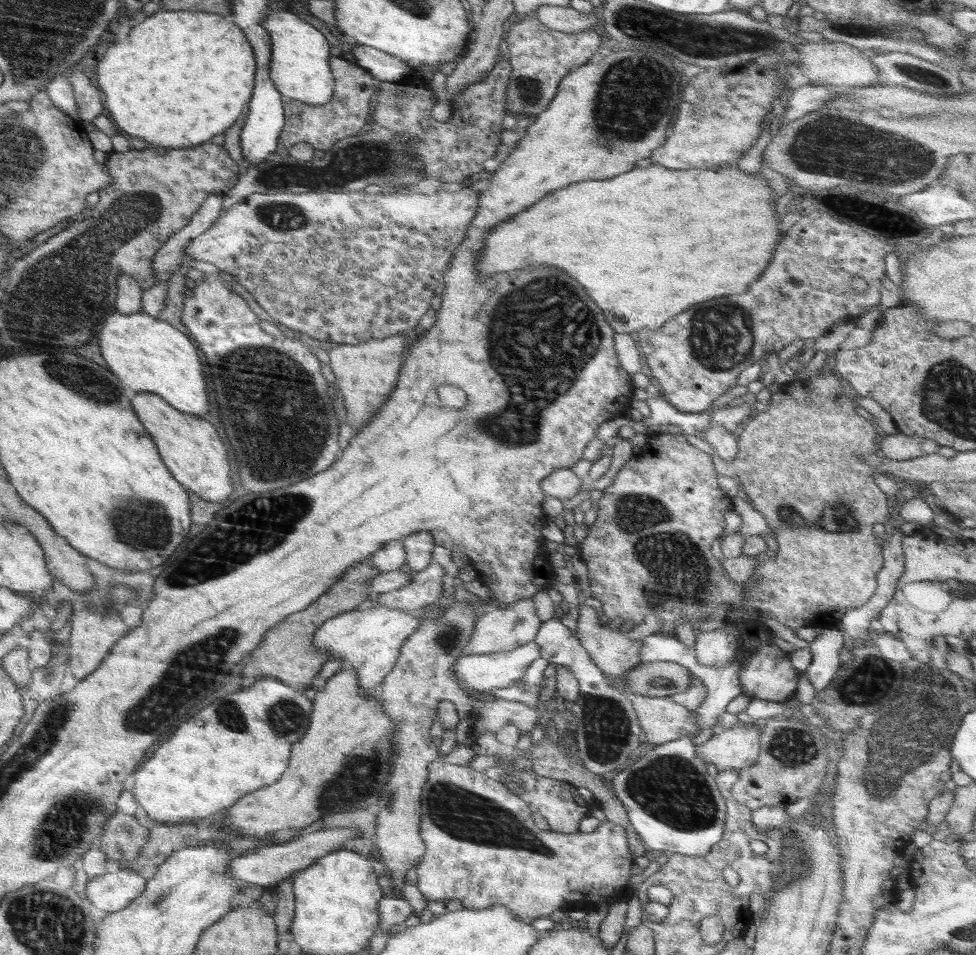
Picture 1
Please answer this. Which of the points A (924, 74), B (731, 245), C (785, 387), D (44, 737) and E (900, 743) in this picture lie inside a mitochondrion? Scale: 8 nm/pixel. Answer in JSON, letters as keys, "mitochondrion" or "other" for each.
{"A":"mitochondrion","B":"other","C":"other","D":"mitochondrion","E":"mitochondrion"}

